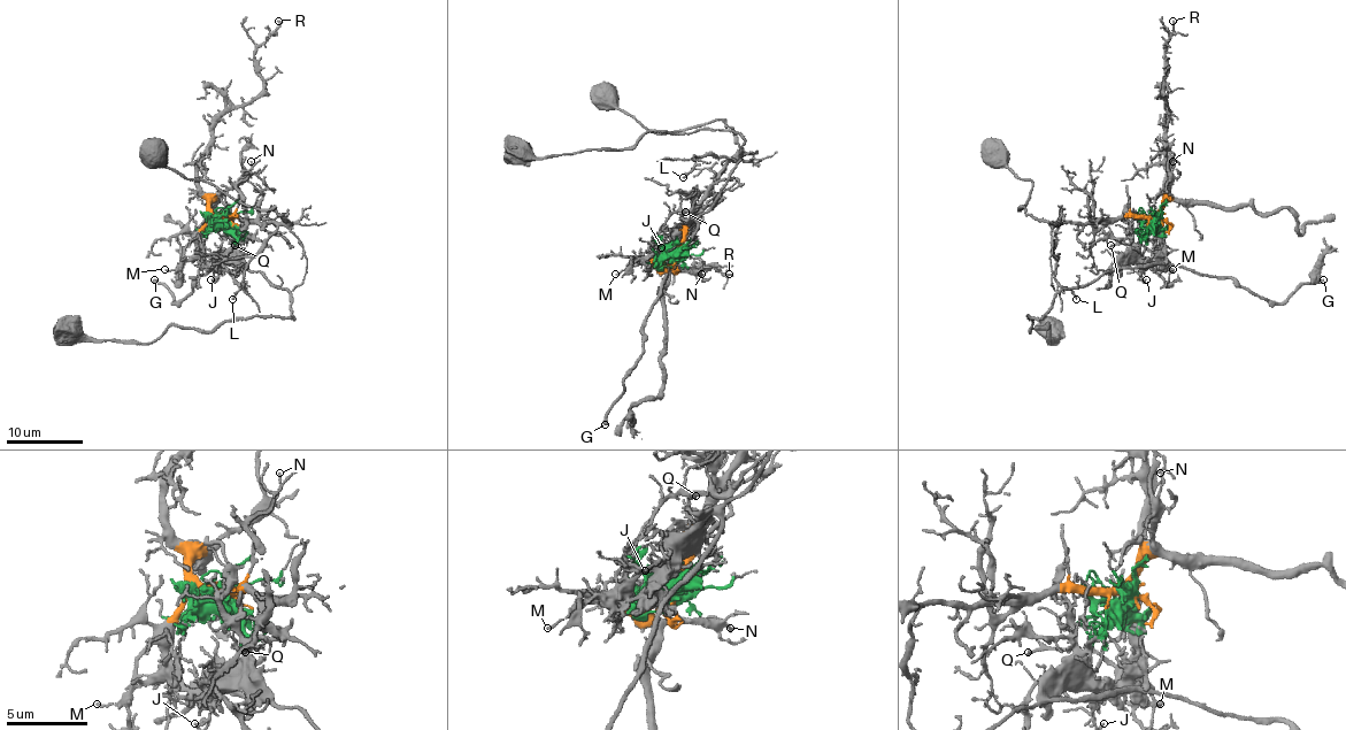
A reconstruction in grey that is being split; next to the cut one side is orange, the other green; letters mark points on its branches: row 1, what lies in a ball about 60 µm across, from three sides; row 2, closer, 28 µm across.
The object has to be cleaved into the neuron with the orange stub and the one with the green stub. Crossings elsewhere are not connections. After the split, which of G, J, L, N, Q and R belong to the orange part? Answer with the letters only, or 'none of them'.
L, N, R

